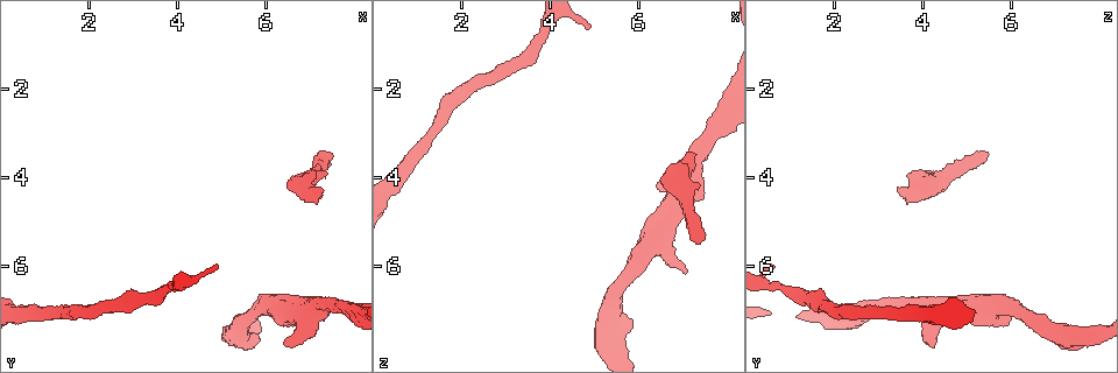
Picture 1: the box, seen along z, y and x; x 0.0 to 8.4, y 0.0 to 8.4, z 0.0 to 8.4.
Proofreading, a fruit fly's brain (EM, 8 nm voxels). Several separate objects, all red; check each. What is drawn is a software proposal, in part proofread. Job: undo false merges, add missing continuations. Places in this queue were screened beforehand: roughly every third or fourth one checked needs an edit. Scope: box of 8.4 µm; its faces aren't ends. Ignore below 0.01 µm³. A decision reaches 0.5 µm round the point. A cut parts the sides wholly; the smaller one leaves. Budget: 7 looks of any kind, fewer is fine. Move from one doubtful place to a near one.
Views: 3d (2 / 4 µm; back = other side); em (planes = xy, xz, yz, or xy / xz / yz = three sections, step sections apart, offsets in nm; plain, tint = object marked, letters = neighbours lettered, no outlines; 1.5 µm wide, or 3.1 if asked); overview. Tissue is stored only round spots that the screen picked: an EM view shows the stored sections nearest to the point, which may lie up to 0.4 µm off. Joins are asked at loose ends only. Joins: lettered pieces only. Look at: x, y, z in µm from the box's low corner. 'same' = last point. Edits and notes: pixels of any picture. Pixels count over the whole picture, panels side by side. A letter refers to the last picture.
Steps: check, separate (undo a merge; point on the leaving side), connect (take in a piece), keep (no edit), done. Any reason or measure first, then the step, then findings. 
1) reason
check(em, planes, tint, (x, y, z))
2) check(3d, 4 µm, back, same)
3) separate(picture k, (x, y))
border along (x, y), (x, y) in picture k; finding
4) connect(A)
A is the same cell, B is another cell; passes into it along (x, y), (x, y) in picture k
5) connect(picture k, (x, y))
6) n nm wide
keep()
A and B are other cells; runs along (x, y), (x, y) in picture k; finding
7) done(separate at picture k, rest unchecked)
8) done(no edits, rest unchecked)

long arm stops here
check(3d, 2 µm, (4.90, 6.00, 0.65))

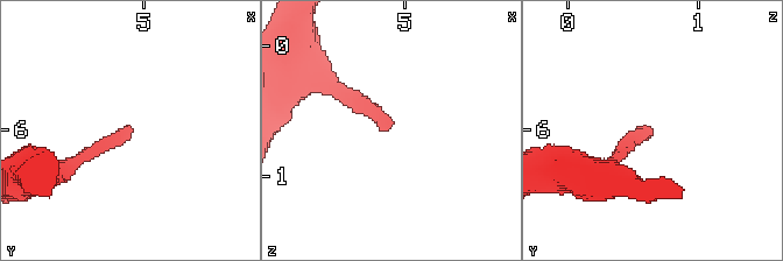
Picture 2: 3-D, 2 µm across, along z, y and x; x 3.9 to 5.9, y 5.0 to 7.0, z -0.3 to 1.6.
check(em, planes, letters, (4.86, 5.98, 0.66))

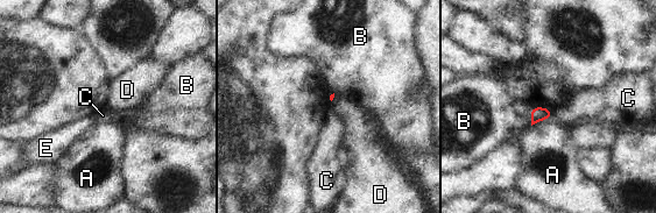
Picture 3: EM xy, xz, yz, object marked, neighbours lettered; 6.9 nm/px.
keep()
A, B, C, D and E are other cells; border along (551, 111), (552, 116) in picture 3; none of them fits

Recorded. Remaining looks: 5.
an open end
check(em, planes, tint, (7.50, 3.45, 5.35))

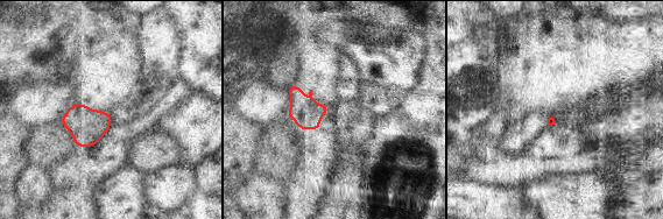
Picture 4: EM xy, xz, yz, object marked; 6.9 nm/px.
see the neighbours
check(em, planes, letters, same)

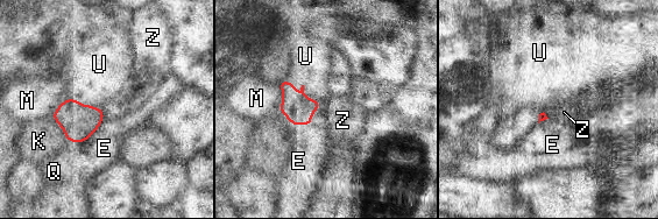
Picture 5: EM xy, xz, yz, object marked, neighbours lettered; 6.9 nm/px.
keep()
E, K, M, Q, U and Z are other cells; border along (311, 118), (310, 126) in picture 5; no lettered piece goes on from it

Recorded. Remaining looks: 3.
free end
check(3d, 4 µm, (6.40, 7.80, 4.15))

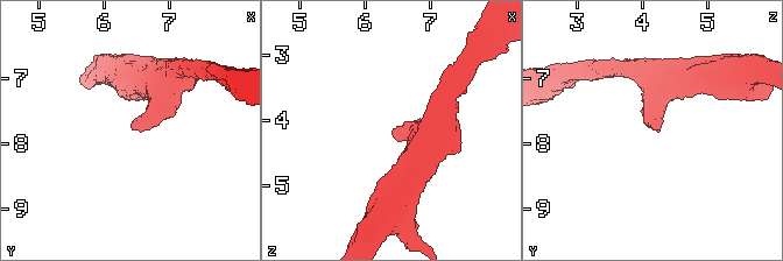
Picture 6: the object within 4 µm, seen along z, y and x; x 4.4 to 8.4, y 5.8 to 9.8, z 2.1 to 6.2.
check(em, planes, letters, (6.40, 7.75, 4.15))

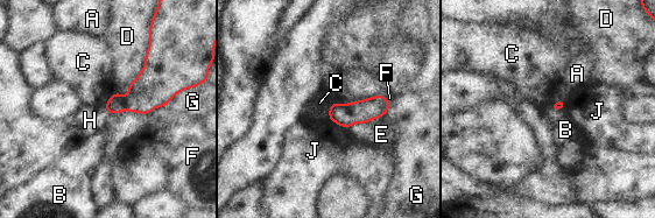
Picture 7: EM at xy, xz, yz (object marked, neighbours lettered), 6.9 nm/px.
D touches over 360 nm
keep()
A, B, C, D, E, F, G, H and J are other cells; border along (553, 108), (563, 110) in picture 7; no lettered piece goes on from it

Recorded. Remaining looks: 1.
done(no edits, rest unchecked)

